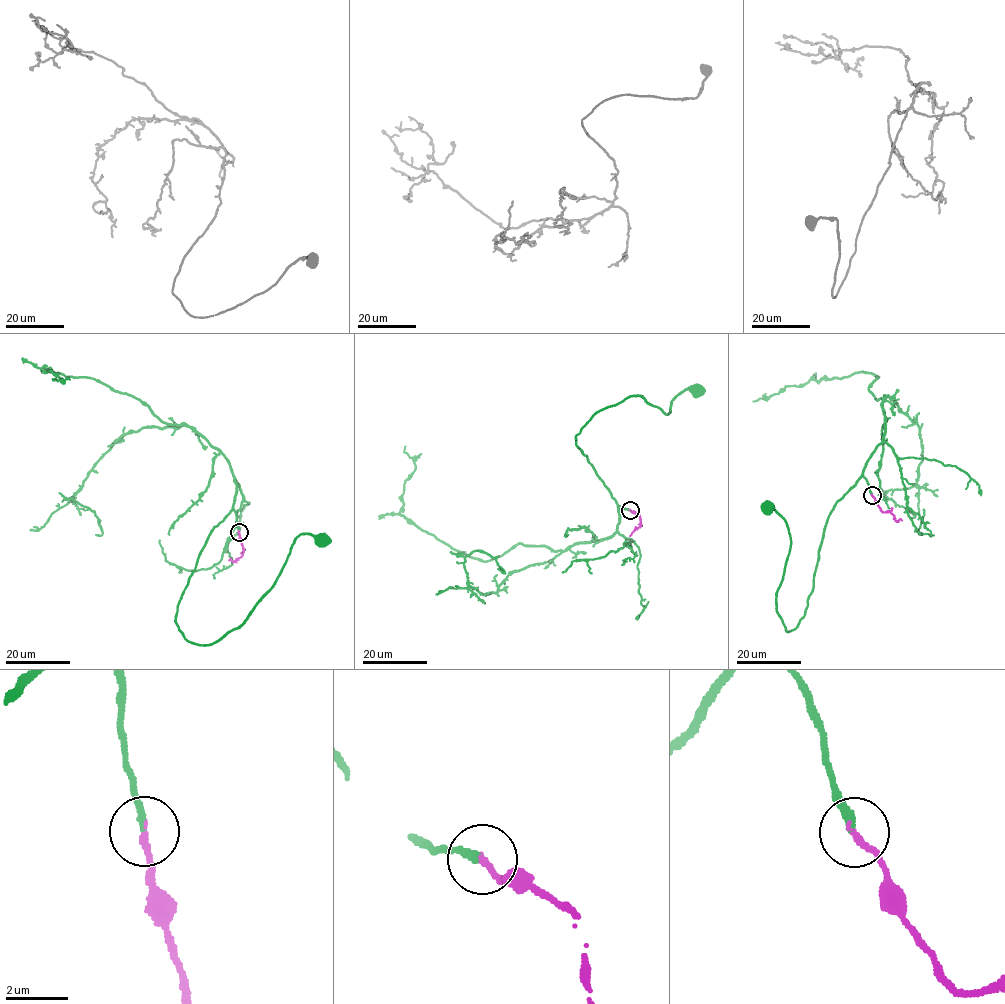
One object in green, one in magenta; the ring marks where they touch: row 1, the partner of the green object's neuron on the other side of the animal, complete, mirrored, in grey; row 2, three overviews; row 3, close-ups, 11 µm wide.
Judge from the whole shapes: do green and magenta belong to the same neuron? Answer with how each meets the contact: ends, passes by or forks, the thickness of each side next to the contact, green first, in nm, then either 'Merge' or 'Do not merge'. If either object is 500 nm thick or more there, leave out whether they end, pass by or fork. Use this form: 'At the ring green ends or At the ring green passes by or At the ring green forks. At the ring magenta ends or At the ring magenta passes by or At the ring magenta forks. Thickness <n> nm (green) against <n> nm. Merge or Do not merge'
At the ring green ends. At the ring magenta ends. Thickness 220 nm (green) against 200 nm. Merge

